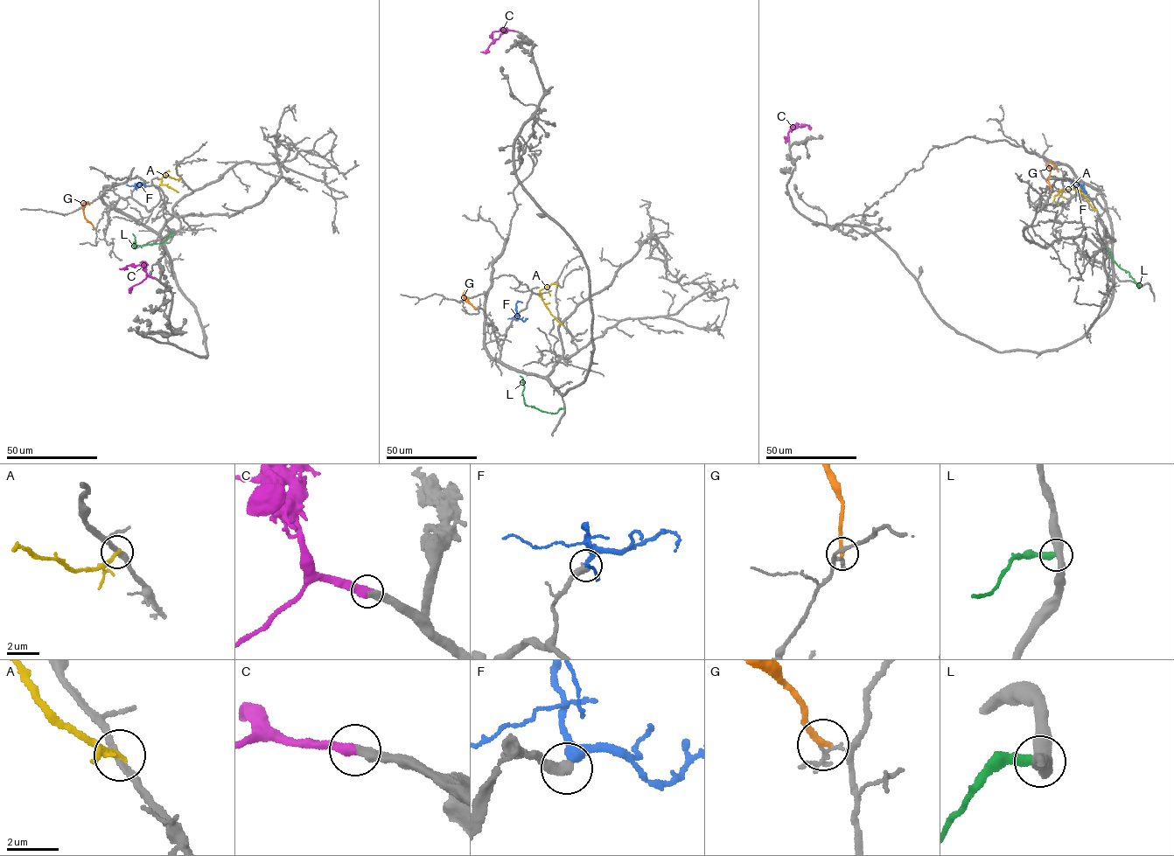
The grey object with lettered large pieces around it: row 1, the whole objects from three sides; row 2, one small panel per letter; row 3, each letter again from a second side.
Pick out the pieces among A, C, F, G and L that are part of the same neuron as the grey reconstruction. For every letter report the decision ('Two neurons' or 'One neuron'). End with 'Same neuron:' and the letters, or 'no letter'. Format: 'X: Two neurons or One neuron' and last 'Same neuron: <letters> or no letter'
A: Two neurons
C: One neuron
F: One neuron
G: Two neurons
L: Two neurons
Same neuron: C, F

